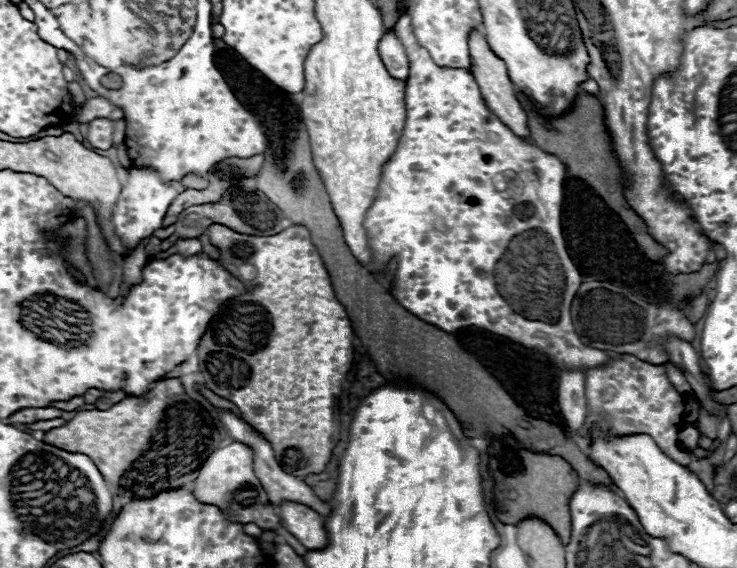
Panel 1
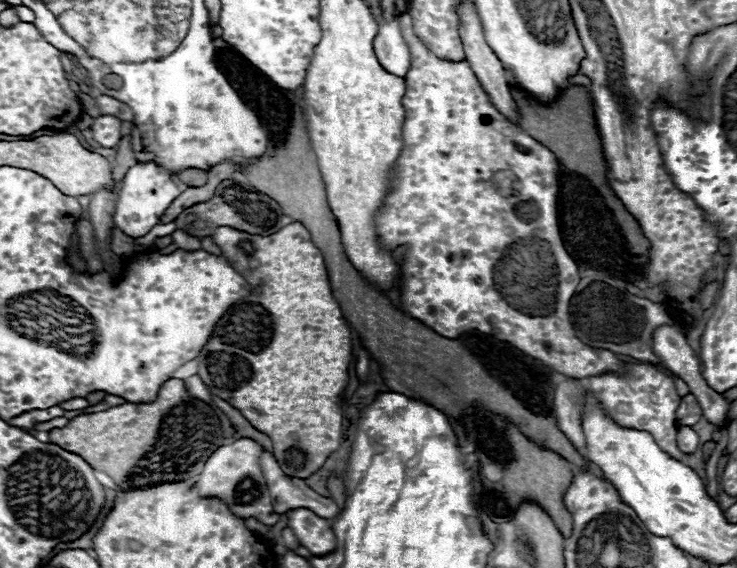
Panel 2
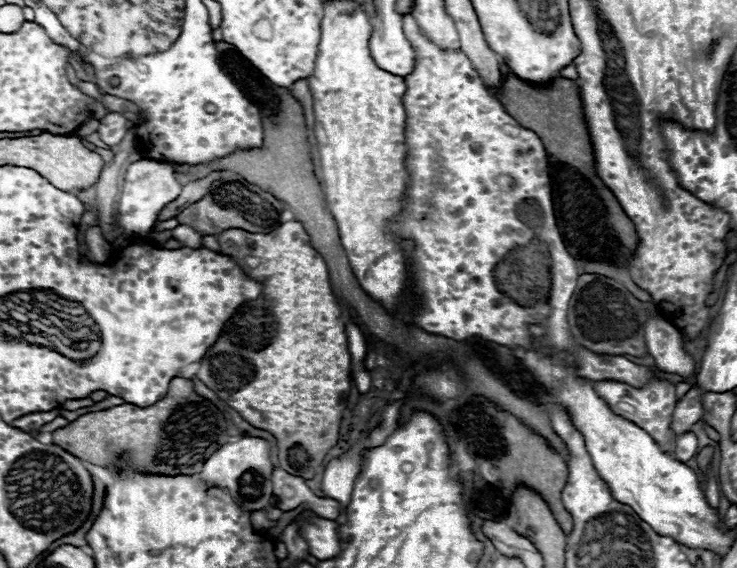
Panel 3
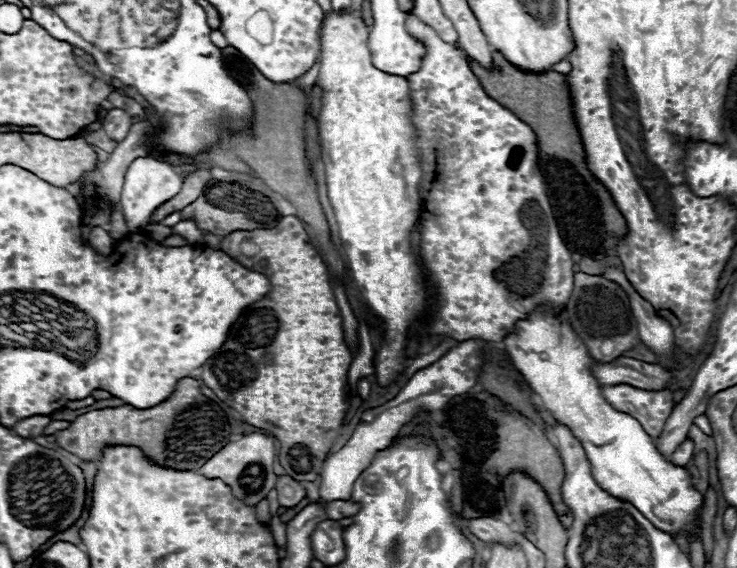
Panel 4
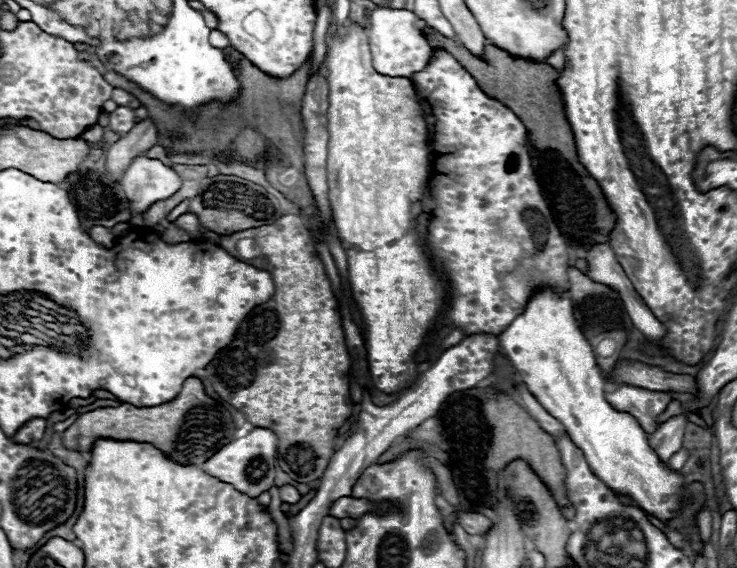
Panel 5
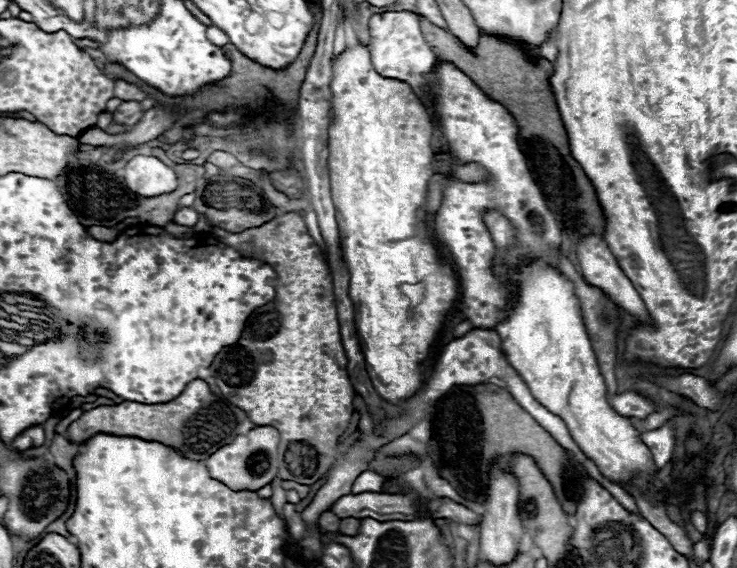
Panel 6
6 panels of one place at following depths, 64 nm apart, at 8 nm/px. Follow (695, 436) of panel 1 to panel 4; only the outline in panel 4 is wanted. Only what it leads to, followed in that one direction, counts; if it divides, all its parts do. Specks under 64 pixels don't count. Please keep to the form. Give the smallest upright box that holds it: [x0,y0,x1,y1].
[670,439,694,467]

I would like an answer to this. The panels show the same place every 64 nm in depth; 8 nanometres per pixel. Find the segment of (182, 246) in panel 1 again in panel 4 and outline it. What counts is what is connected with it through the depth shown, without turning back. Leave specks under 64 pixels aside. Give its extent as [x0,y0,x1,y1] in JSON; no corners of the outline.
[172,220,204,244]

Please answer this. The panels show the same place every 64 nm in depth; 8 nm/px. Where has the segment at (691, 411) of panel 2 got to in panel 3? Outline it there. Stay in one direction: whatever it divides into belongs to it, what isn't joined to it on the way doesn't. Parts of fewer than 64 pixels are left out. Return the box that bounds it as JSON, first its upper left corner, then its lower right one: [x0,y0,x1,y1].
[672,390,704,436]

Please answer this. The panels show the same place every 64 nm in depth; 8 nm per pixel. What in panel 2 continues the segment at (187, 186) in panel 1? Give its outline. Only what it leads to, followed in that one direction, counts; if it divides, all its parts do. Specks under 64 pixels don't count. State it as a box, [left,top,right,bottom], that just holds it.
[178,168,206,186]

